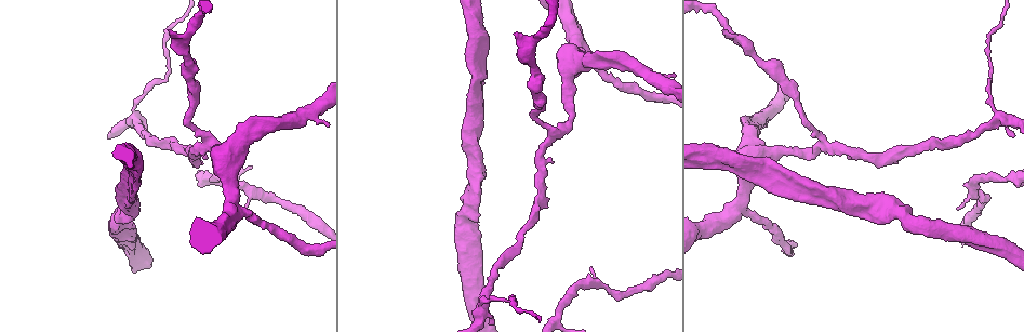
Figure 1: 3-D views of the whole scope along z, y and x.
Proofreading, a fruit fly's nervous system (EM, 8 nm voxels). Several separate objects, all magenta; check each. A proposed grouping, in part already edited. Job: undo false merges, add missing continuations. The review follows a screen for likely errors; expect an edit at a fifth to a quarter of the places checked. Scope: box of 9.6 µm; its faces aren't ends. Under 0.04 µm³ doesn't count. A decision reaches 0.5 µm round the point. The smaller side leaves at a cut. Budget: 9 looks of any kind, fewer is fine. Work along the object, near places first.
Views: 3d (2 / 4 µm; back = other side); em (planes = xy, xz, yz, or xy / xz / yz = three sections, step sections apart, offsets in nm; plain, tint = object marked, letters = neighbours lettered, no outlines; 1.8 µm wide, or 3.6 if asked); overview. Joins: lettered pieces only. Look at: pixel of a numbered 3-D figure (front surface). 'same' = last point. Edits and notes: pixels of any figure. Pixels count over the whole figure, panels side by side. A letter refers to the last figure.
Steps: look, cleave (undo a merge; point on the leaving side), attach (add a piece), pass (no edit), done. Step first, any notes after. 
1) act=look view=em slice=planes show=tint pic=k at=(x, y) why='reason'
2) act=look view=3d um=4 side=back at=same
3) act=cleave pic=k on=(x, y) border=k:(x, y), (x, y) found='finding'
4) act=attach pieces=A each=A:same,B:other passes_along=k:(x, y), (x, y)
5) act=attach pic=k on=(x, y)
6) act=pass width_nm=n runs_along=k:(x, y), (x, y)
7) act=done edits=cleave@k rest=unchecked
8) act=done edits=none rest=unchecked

act=look view=em slice=planes show=letters pic=1 at=(531, 64) why='narrows sharply'

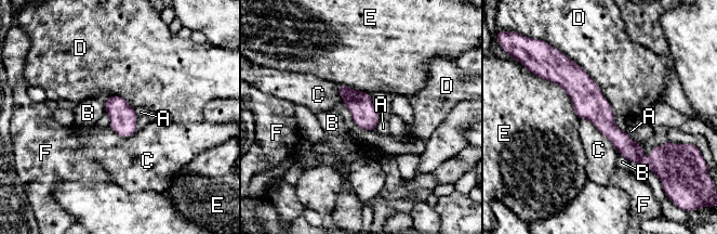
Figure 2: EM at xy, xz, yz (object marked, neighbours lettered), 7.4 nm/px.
act=pass width_nm=190 each=A:other,B:other,C:other,D:other,E:other,F:other runs_along=2:(554, 76), (641, 161), (659, 151) found='one neuron here'

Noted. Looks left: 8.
act=look view=3d um=4 pic=1 at=(119, 211) why='a fork'

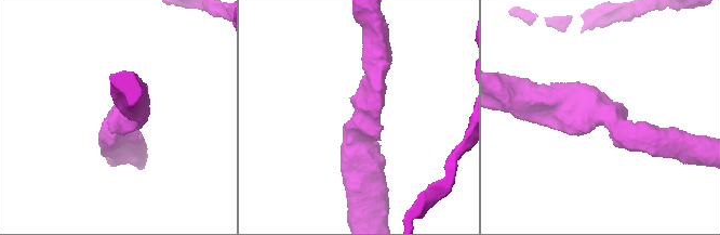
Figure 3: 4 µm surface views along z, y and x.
act=look view=em slice=xz step=16 show=tint pic=3 at=(600, 110)

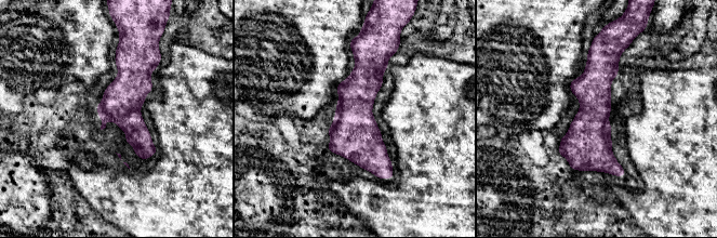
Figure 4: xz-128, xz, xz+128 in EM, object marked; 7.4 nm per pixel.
act=look view=em slice=planes show=letters at=same

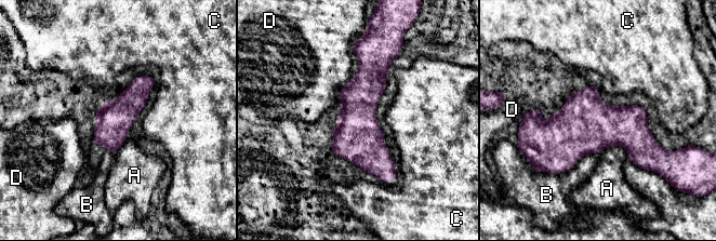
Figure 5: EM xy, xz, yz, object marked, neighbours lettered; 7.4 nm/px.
act=pass width_nm=280 longest_contact=B:420nm each=A:other,B:other,C:other,D:other found='all the same neuron'

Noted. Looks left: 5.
act=look view=3d um=2 pic=1 at=(136, 118)

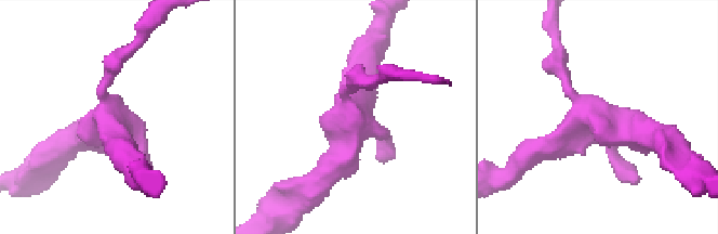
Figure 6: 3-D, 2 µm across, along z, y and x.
act=look view=em slice=planes show=tint pic=6 at=(350, 99)

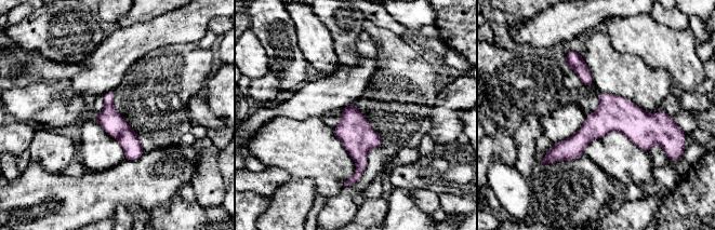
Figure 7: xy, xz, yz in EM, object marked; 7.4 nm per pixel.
act=look view=em slice=planes show=letters at=same why='what lies round it'

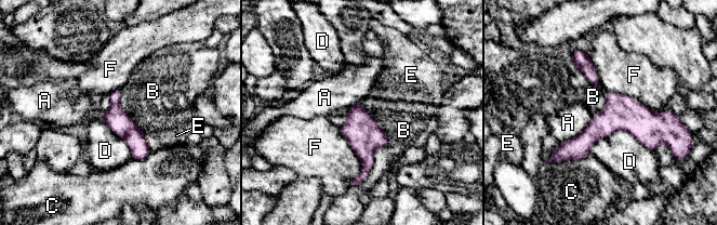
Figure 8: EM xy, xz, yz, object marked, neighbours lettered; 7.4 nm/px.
act=pass each=A:other,B:other,C:other,D:other,E:other,F:other runs_along=8:(669, 118), (609, 120), (555, 154) found='continuous, no second neuron'

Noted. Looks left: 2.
act=look view=3d um=2 pic=1 at=(213, 144) why='three-way junction'

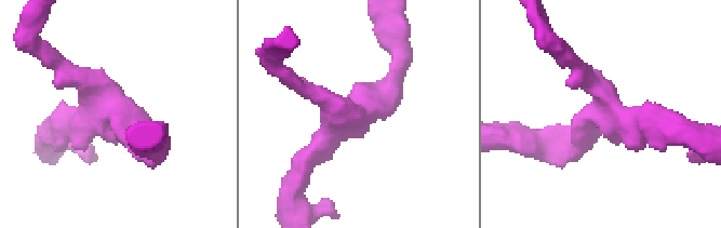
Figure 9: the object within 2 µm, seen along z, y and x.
act=look view=em slice=yz step=4 show=letters pic=9 at=(353, 116) arms=3

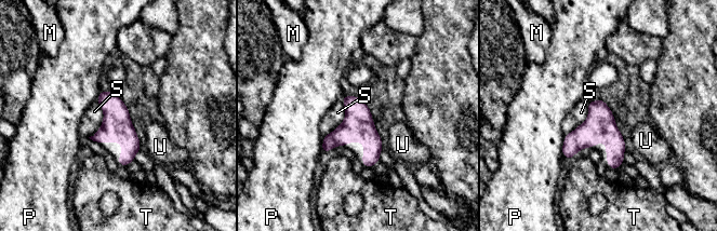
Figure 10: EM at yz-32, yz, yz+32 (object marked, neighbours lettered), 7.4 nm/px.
act=pass each=M:other,P:other,S:other,T:other,U:other border=10:(97, 100), (103, 122), (90, 137) found='one neuron here'

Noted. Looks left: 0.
act=done edits=none rest=unchecked

